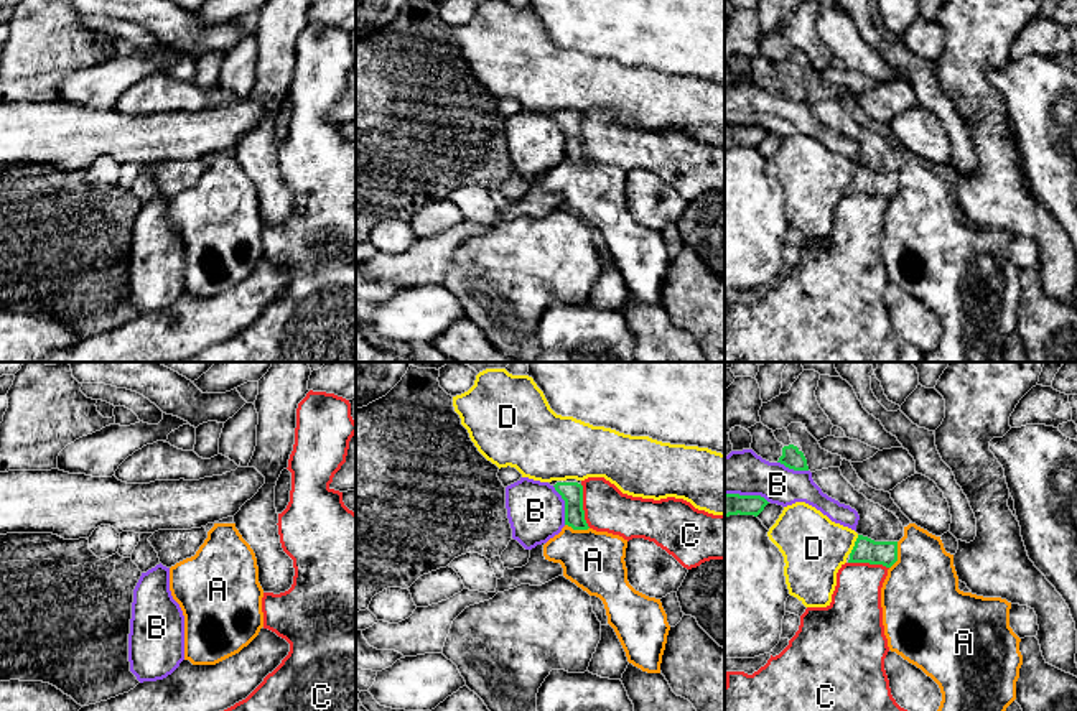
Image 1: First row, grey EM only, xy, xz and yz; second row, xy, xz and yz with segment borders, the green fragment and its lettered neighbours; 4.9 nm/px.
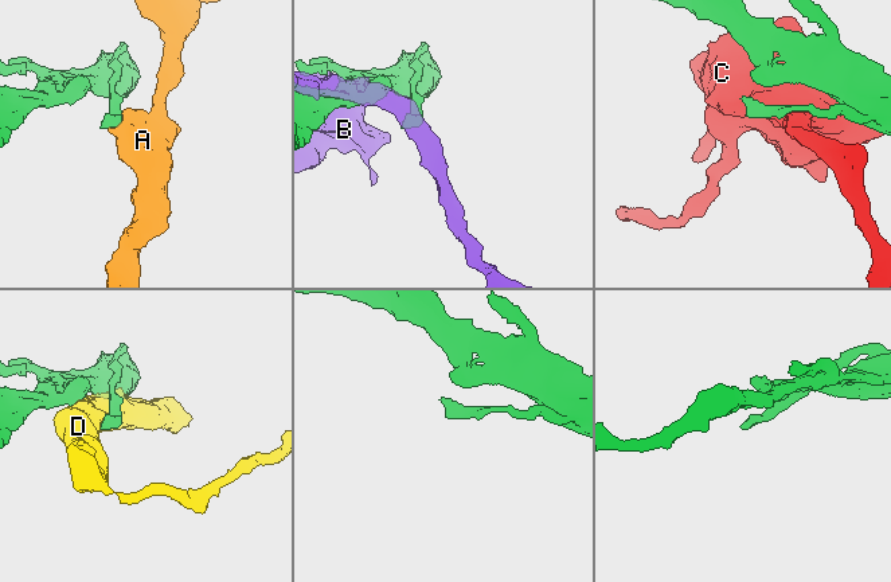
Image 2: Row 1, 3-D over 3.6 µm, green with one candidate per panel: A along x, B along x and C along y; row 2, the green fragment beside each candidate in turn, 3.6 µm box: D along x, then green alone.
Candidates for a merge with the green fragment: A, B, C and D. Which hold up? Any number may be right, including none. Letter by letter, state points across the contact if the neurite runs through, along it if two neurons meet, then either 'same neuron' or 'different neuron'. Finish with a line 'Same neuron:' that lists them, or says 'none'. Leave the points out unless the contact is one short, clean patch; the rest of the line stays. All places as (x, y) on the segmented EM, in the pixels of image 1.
A: same neuron
B: different neuron
C: different neuron
D: different neuron
Same neuron: A

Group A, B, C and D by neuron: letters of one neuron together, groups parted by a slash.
A / B / C / D

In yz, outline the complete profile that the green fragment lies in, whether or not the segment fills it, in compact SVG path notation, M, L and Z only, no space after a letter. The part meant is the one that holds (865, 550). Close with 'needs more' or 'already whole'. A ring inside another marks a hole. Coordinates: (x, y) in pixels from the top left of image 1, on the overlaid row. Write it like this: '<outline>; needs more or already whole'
M909 523L899 541L874 541L858 535L848 563L883 565L888 576L881 588L883 625L888 647L921 668L940 688L937 711L1006 711L1016 699L1016 681L1023 665L1021 639L1009 627L1011 602L1001 597L983 597L958 589L953 555L947 553L940 537Z; needs more

